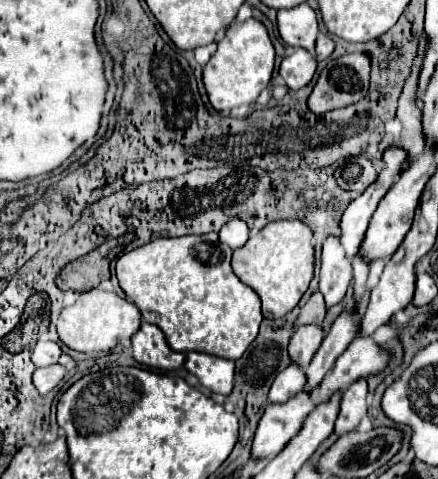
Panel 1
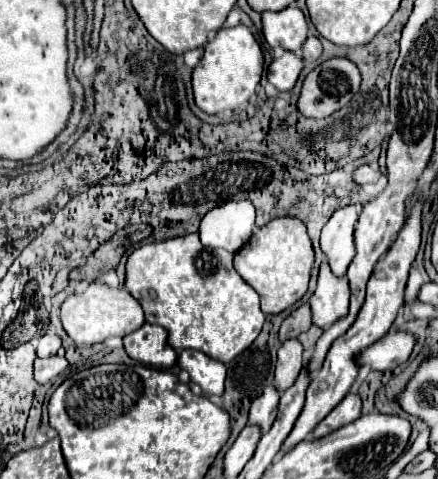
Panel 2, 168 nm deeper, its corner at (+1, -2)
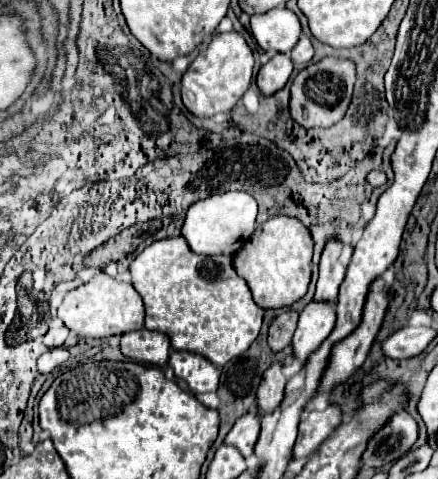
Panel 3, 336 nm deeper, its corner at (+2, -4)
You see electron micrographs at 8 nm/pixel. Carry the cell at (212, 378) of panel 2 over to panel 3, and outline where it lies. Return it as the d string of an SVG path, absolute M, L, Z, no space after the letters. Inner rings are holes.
M173 351L169 365L175 375L189 383L193 393L209 393L219 387L219 369L205 357L191 351Z

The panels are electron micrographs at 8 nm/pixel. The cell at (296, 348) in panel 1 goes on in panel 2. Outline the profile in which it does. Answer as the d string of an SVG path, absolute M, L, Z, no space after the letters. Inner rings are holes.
M290 339L280 347L278 359L276 359L276 369L274 369L274 387L278 391L286 391L300 375L300 369L304 363L302 351L304 349L296 339Z

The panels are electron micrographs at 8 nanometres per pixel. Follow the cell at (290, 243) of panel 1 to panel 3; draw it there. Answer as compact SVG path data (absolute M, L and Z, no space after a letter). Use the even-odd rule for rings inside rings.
M271 217L257 227L253 237L235 253L235 271L247 281L255 303L261 309L279 309L299 301L311 281L313 239L309 229L293 217Z

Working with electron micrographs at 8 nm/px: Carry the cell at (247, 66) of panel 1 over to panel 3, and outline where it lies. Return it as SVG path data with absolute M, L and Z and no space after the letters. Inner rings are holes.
M237 31L219 33L213 37L209 47L199 53L181 79L181 97L185 107L195 117L211 117L235 107L235 103L243 97L243 91L249 89L253 79L253 51L249 49L245 37Z

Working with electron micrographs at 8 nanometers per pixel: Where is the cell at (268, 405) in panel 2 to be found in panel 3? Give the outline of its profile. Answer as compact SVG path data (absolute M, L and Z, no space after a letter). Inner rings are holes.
M253 409L235 421L225 443L235 445L243 453L243 457L249 457L253 455L253 445L257 443L259 431L261 431L261 415L257 413L257 409Z

